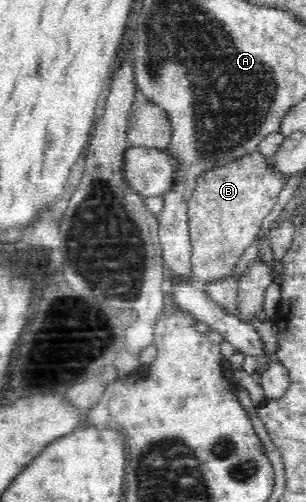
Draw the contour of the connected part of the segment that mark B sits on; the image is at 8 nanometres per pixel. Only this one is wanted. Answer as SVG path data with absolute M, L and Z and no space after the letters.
M258 151L197 175L196 187L187 203L192 273L196 283L202 286L231 275L235 261L251 246L289 178Z

